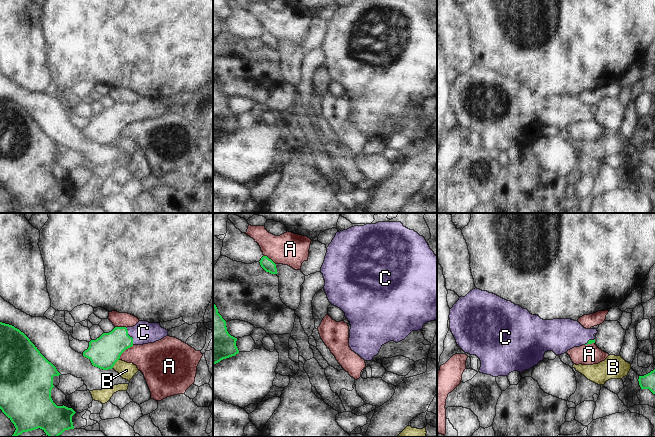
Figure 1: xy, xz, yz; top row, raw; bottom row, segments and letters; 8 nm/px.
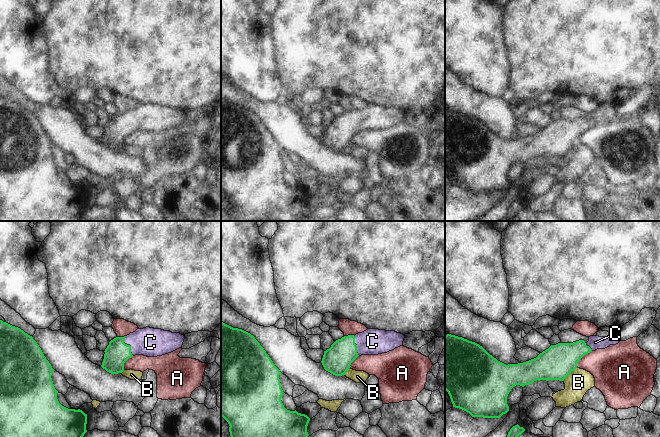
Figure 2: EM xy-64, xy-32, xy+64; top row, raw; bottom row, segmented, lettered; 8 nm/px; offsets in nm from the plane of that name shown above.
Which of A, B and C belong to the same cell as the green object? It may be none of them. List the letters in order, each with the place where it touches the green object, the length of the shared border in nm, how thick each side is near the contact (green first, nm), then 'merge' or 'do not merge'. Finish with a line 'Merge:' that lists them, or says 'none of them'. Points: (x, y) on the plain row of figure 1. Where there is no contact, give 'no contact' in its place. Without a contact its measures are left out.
A: contact xy (125, 125); length 160 nm; calibres 240 and 280 nm; do not merge
B: contact xy (115, 138); length 100 nm; calibres 240 and 130 nm; do not merge
C: contact xy (129, 112); length 150 nm; calibres 240 and 180 nm; merge
Merge: C

